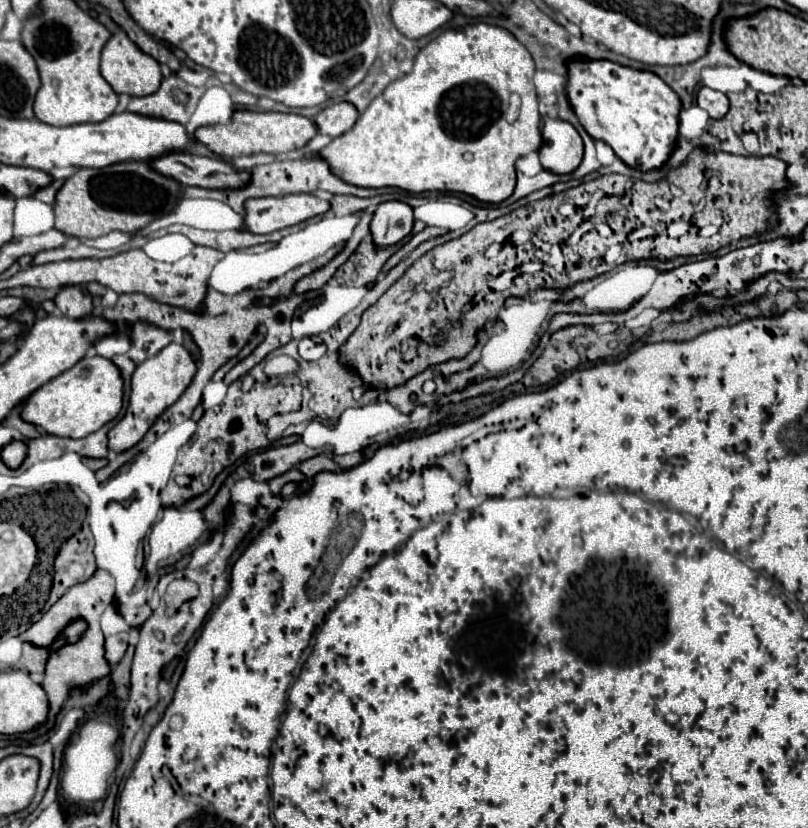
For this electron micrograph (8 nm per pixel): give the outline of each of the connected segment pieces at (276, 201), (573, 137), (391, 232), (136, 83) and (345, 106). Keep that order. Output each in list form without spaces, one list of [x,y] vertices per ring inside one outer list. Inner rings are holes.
[[[313,194],[249,198],[243,206],[243,230],[253,234],[269,234],[273,230],[299,224],[307,218],[325,214],[329,210],[329,202],[315,198]]]
[[[543,116],[543,144],[539,148],[541,166],[557,174],[569,174],[583,158],[583,140],[565,120]]]
[[[399,200],[381,202],[371,220],[371,234],[377,246],[391,246],[411,234],[413,208]]]
[[[123,30],[115,32],[107,44],[101,50],[101,74],[111,84],[111,88],[117,94],[129,94],[129,96],[147,96],[153,94],[159,88],[161,82],[161,70],[159,62],[153,60],[149,54],[143,54]]]
[[[337,102],[337,104],[331,104],[331,106],[323,108],[315,116],[313,122],[315,122],[319,134],[341,136],[343,132],[347,132],[355,124],[357,116],[359,116],[359,112],[355,110],[353,104],[349,104],[349,102]]]

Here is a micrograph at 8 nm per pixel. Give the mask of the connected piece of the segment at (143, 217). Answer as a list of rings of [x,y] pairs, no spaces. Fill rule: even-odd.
[[[119,162],[103,170],[79,168],[55,196],[55,228],[75,238],[97,238],[111,230],[133,232],[165,216],[179,198],[179,182],[157,174],[147,162]]]

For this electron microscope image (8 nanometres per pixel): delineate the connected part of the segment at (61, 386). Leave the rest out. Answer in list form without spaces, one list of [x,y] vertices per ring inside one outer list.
[[[87,356],[71,370],[49,380],[21,402],[21,418],[39,430],[61,438],[85,438],[113,420],[121,410],[123,380],[117,366],[103,356]]]

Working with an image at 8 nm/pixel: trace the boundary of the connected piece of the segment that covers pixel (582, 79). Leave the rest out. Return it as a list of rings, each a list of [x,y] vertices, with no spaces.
[[[611,60],[567,62],[567,100],[581,126],[595,140],[607,142],[631,168],[649,172],[659,168],[671,154],[677,138],[681,100],[657,74],[633,70]]]

